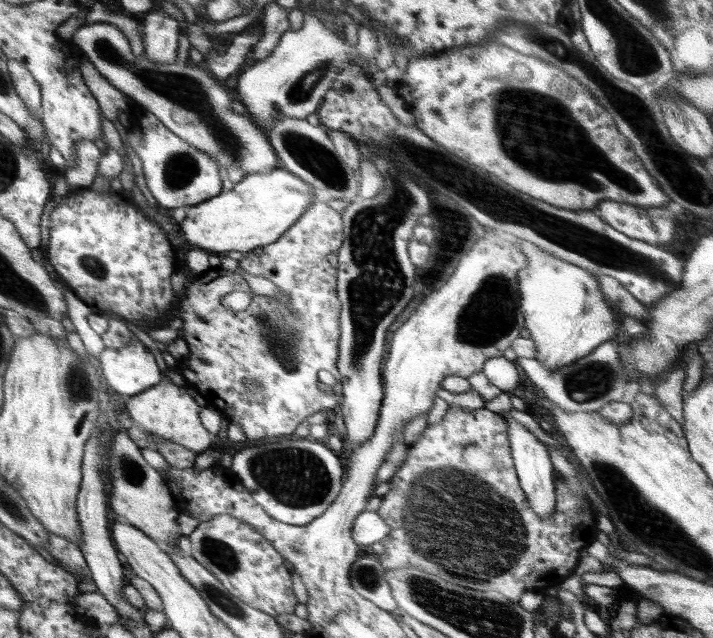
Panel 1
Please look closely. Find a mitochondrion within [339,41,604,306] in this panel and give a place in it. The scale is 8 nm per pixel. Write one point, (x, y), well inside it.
(517, 109)

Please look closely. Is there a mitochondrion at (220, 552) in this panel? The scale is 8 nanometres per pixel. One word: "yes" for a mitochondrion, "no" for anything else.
yes

